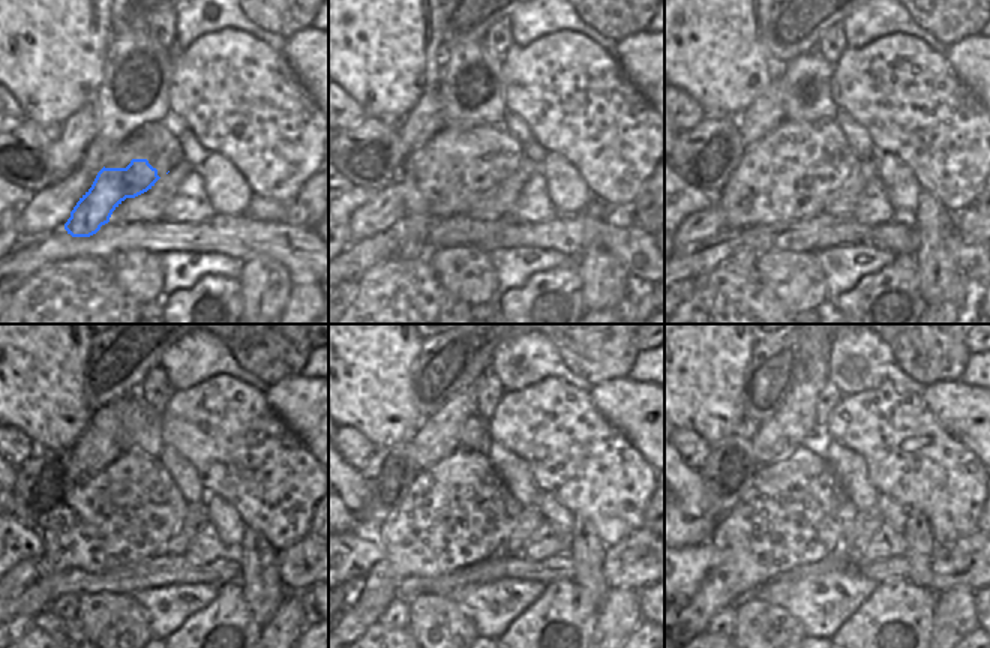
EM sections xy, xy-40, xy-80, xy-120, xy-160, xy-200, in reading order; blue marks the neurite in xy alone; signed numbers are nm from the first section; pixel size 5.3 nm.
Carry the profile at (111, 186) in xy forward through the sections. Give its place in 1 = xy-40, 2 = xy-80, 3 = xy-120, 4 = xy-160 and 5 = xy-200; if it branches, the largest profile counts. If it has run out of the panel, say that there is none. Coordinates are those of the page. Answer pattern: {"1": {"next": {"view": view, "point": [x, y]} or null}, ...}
{"1": {"next": {"view": "xy-40", "point": [414, 230]}}, "2": {"next": {"view": "xy-80", "point": [743, 264]}}, "3": {"next": {"view": "xy-120", "point": [65, 606]}}, "4": {"next": {"view": "xy-160", "point": [396, 615]}}, "5": {"next": {"view": "xy-200", "point": [723, 623]}}}

